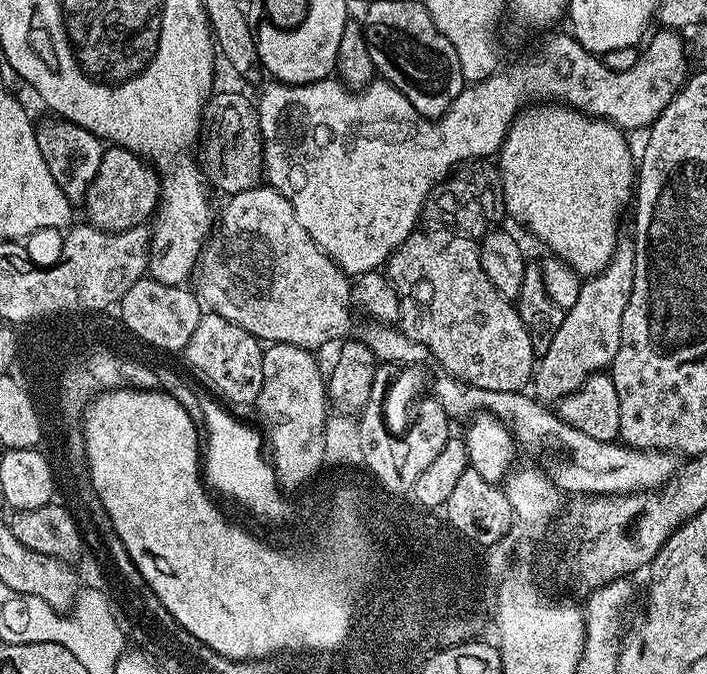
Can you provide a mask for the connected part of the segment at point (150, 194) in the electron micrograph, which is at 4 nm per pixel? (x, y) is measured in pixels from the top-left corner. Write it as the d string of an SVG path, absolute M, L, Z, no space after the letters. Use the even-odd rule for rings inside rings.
M119 146L105 147L102 162L98 166L98 174L94 174L94 182L90 182L90 190L82 205L83 211L88 211L87 223L103 232L121 232L147 225L153 219L154 213L161 201L161 177L151 163L145 162L128 148Z

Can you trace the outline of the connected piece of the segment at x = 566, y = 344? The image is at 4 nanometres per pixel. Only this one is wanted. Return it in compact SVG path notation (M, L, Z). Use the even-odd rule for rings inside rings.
M617 239L608 265L598 275L583 281L578 302L566 309L562 326L558 326L554 342L550 342L550 350L539 357L534 368L534 392L541 401L559 402L564 396L574 394L586 378L595 372L605 371L611 365L614 354L618 354L622 313L626 310L626 302L630 302L630 290L634 290L636 265L635 239L624 239Z

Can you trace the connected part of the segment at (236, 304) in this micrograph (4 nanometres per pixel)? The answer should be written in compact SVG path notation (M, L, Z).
M261 186L250 190L242 190L237 196L228 196L226 202L228 202L228 205L225 206L224 213L221 216L219 213L218 223L213 227L212 235L205 242L204 249L200 251L200 261L196 263L194 291L201 305L207 311L216 312L222 318L242 326L242 330L246 330L251 336L255 336L261 342L296 344L300 348L317 350L316 348L330 343L331 340L337 339L336 341L339 341L341 338L347 337L349 335L348 323L352 320L352 312L348 307L352 309L354 304L353 285L350 283L346 273L336 265L336 261L330 259L320 249L314 242L314 238L310 238L310 234L306 234L306 230L302 230L302 222L298 222L298 218L294 214L288 199L281 192L274 191L271 186Z

